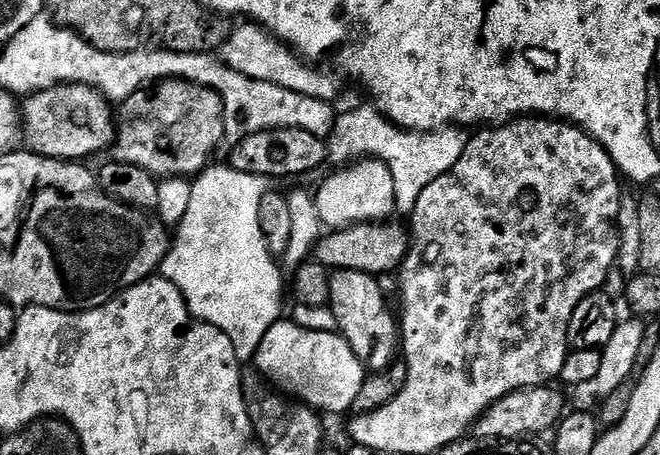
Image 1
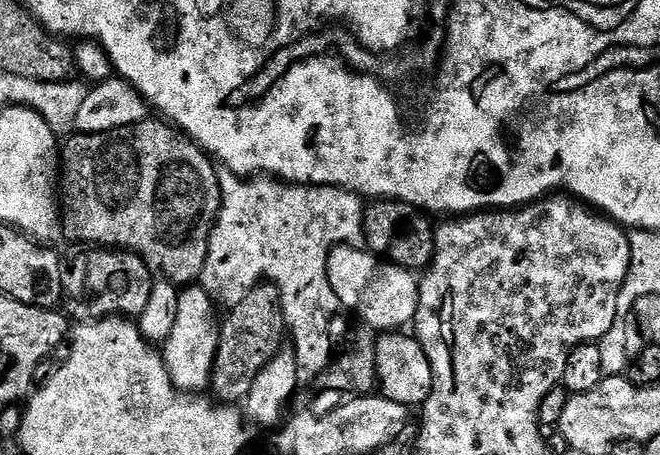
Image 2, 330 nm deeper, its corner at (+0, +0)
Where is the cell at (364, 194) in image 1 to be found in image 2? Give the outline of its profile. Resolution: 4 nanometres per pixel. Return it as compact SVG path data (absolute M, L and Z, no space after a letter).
M348 244L333 248L332 253L328 255L328 277L341 305L345 309L348 307L347 311L361 325L377 333L403 329L403 324L411 325L416 319L420 297L417 277L411 271L381 258L373 251L363 247L352 248Z

